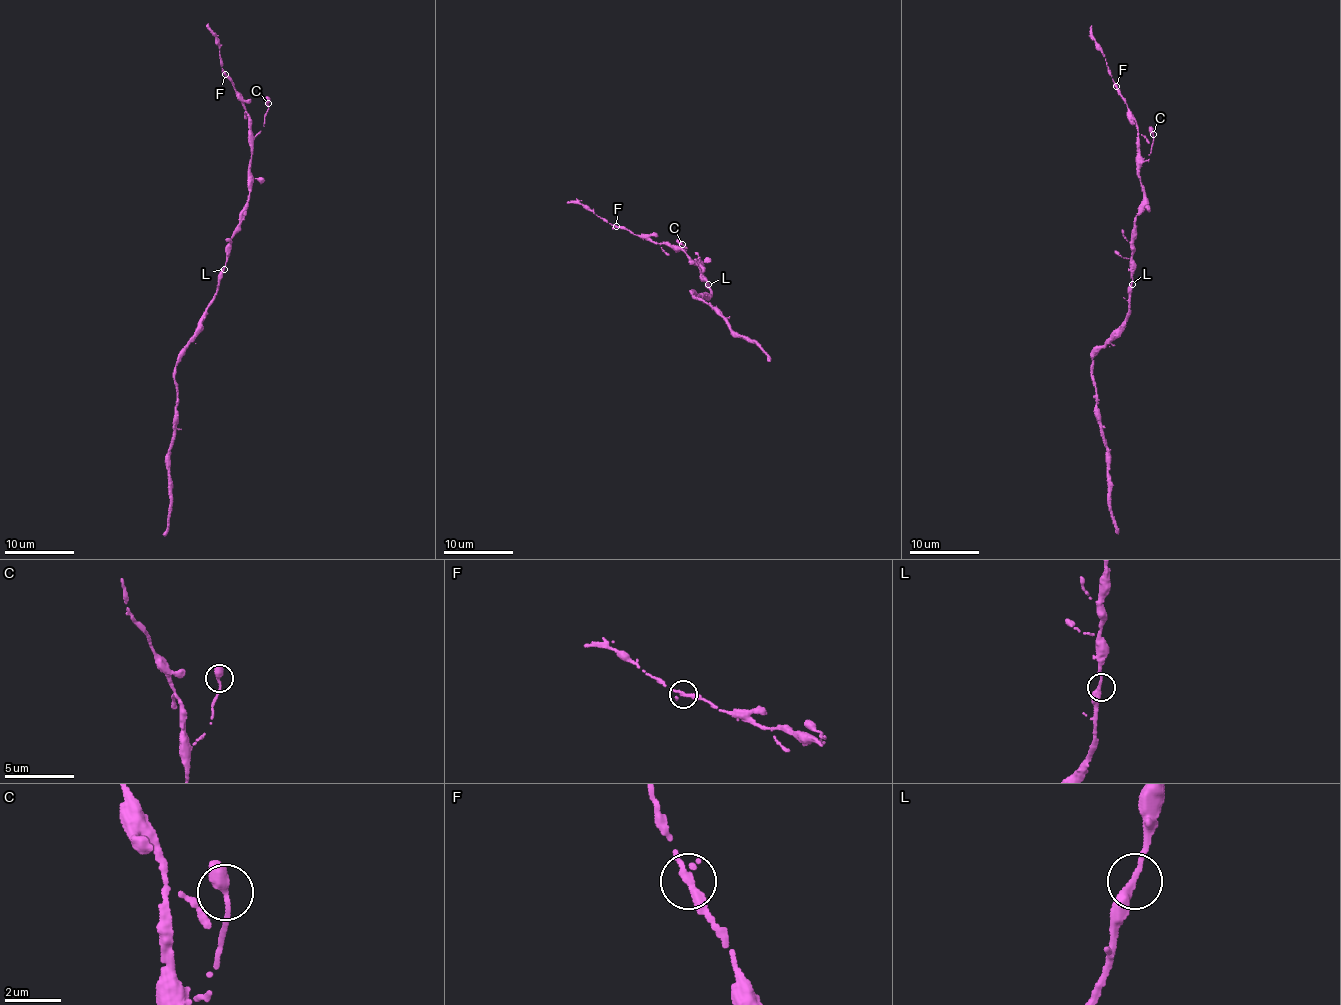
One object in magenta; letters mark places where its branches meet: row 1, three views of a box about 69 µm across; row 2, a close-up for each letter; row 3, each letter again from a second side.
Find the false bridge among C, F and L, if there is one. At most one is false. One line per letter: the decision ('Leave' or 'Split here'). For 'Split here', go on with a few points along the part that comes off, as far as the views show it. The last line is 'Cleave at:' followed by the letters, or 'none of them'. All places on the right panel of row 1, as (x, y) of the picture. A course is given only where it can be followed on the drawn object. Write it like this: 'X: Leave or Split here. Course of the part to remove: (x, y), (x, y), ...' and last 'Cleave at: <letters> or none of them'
C: Leave
F: Leave
L: Leave
Cleave at: none of them

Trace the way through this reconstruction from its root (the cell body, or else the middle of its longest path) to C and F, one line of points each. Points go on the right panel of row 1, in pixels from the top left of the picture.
C: (1131, 284), (1134, 226), (1144, 199), (1139, 167), (1149, 159), (1153, 134)
F: (1131, 284), (1134, 226), (1144, 199), (1144, 187), (1137, 165), (1138, 127), (1116, 87)

